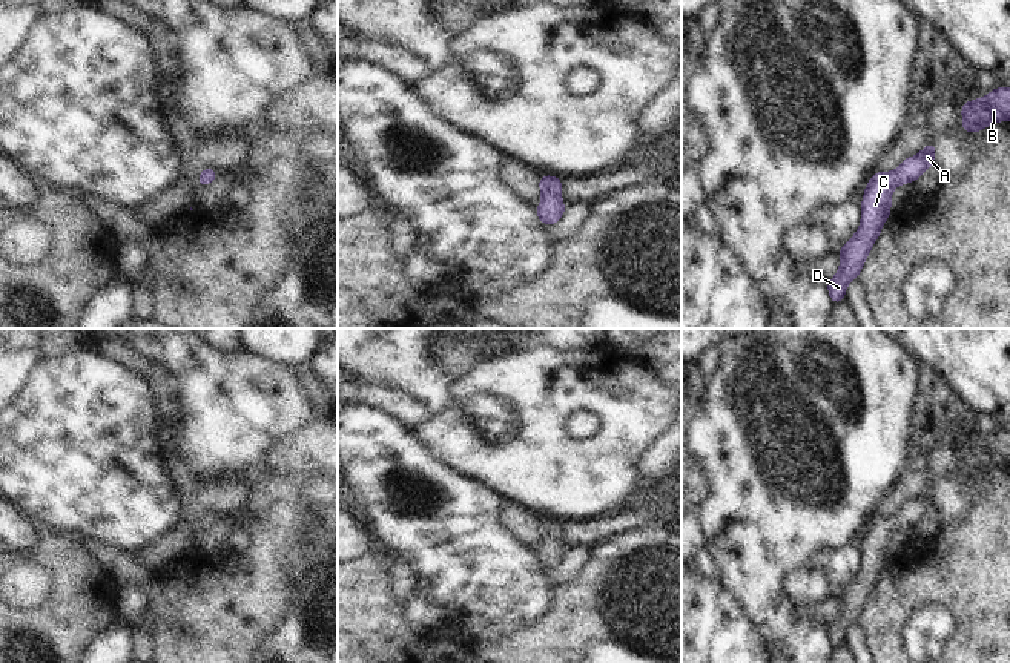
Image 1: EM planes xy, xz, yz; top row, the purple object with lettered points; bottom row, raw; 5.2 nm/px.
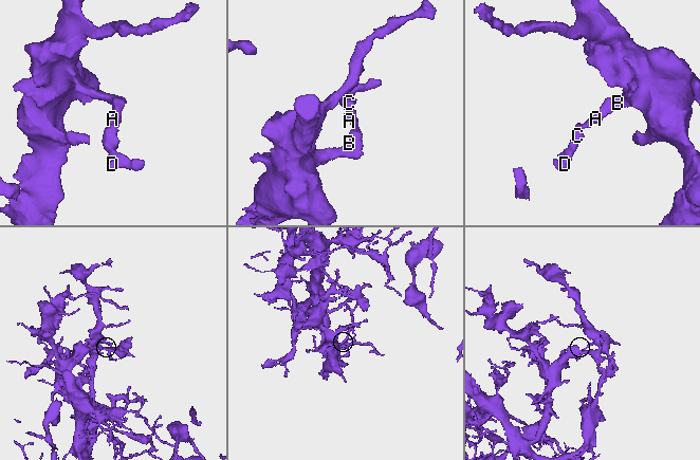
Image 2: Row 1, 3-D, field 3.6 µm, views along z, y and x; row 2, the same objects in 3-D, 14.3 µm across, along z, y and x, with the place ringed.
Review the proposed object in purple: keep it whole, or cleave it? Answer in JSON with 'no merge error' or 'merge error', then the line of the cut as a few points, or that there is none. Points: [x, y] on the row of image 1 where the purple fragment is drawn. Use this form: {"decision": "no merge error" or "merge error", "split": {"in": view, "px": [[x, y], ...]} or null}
{"decision": "no merge error", "split": null}

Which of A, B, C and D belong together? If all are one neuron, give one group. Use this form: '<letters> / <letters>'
A B C D

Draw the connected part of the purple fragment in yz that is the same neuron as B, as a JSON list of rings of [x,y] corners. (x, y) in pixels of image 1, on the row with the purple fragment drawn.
[[[999,86],[979,100],[970,100],[961,106],[964,132],[981,132],[989,124],[998,124],[1004,118],[1010,121],[1010,87]]]

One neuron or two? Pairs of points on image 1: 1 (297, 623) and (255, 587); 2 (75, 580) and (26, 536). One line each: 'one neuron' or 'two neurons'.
1: two neurons
2: two neurons

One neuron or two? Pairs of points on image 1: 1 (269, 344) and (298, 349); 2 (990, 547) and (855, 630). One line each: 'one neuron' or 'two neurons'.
1: one neuron
2: two neurons

